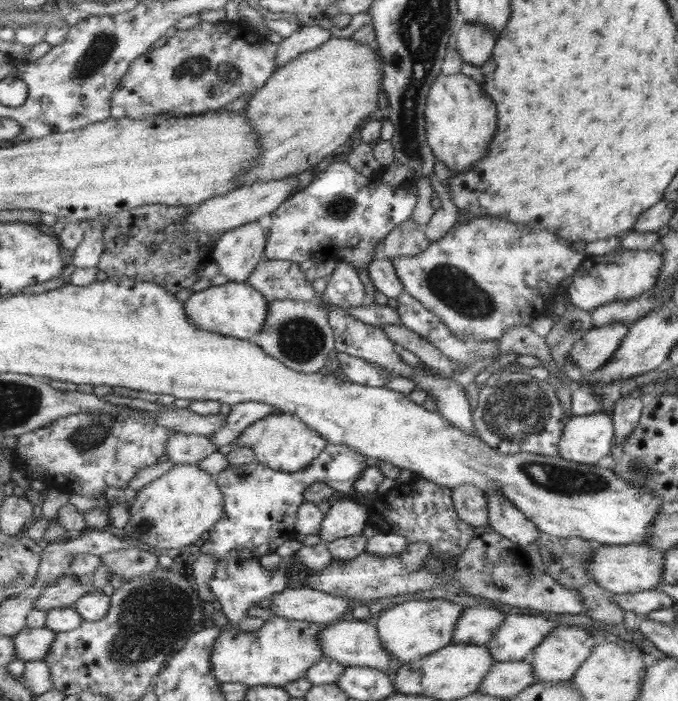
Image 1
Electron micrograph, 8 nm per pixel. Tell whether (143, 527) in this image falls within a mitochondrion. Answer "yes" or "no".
yes

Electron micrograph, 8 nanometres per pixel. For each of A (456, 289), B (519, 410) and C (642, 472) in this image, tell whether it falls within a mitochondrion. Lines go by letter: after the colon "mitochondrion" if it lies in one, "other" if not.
A: mitochondrion
B: mitochondrion
C: mitochondrion

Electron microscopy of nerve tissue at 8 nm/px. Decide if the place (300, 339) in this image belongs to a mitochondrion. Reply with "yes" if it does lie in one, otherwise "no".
yes

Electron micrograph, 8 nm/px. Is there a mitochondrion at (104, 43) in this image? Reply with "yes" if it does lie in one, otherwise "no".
yes

